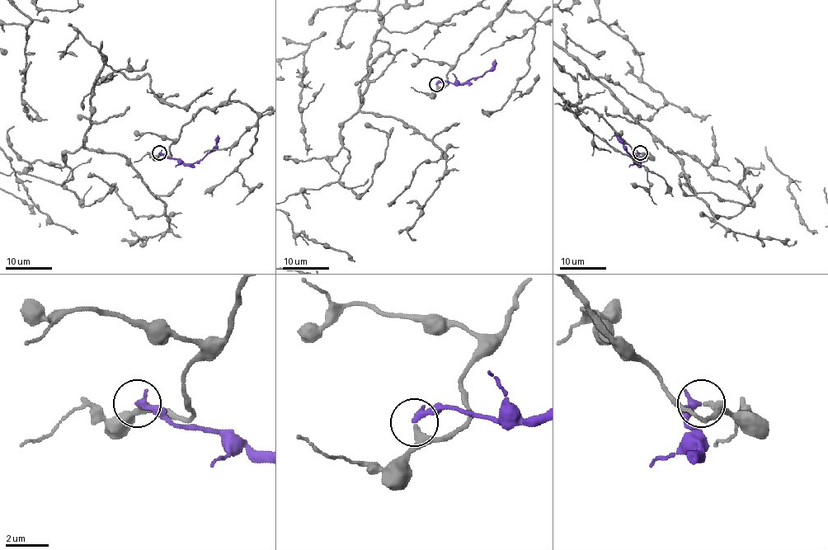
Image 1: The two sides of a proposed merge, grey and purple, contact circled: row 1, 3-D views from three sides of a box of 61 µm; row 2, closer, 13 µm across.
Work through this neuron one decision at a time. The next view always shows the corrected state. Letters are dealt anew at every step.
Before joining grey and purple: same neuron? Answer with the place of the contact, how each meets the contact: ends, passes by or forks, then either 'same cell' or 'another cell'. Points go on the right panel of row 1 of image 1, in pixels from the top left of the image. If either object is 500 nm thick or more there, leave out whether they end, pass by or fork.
at (640, 152); grey passes by; purple ends there; same cell

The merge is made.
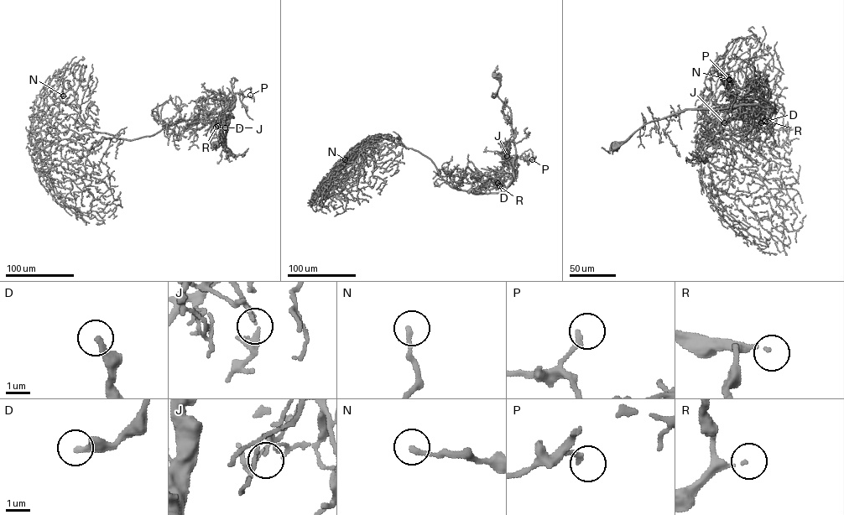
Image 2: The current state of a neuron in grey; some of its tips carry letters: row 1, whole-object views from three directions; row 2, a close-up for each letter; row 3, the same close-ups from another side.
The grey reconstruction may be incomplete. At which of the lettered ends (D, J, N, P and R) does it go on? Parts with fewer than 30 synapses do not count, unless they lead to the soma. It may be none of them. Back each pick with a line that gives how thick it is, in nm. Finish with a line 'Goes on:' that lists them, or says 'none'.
D: Thickness 280 nm
R: Thickness 130 nm
Goes on: D, R

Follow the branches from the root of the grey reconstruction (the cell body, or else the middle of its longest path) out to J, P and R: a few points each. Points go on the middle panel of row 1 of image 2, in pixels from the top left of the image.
J: (496, 74), (500, 85), (497, 96), (510, 109), (513, 133), (515, 157), (510, 159), (507, 156)
P: (496, 74), (500, 85), (497, 96), (511, 114), (515, 148), (512, 163), (518, 157), (532, 159)
R: (496, 74), (500, 85), (497, 96), (511, 114), (515, 148), (511, 182), (503, 191), (489, 193), (499, 185)

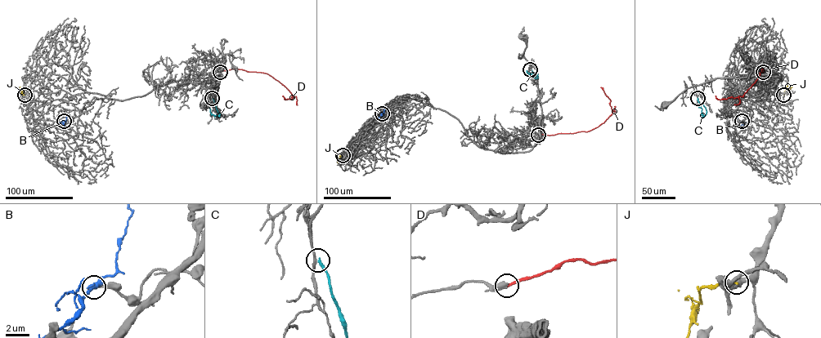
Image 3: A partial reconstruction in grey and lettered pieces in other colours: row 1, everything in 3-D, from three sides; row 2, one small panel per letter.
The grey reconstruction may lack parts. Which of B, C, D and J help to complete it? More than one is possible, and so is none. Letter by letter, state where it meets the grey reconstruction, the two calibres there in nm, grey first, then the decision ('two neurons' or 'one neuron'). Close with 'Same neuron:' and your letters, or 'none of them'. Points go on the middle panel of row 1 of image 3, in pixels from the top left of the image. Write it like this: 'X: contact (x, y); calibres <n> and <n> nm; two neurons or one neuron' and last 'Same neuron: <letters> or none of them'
B: contact (382, 113); calibres 200 and 500 nm; two neurons
C: contact (530, 69); calibres 240 and 170 nm; two neurons
D: contact (538, 135); calibres 550 and 200 nm; two neurons
J: contact (343, 155); calibres 360 and 200 nm; two neurons
Same neuron: none of them

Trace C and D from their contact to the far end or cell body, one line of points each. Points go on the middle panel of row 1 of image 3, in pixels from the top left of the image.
C: (531, 69), (534, 77), (538, 77), (527, 70)
D: (538, 135), (587, 131), (603, 123), (612, 111), (611, 100), (601, 86)

